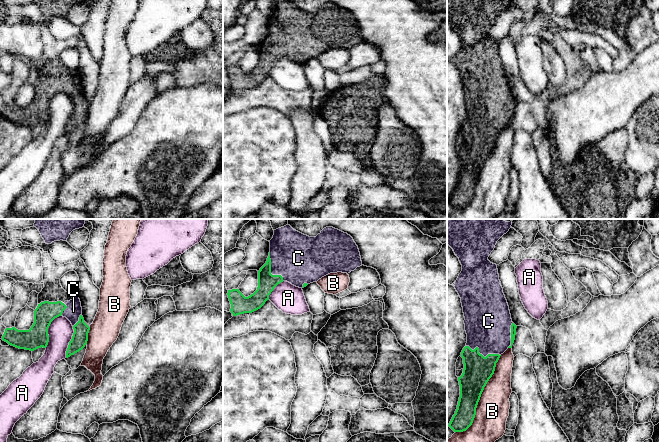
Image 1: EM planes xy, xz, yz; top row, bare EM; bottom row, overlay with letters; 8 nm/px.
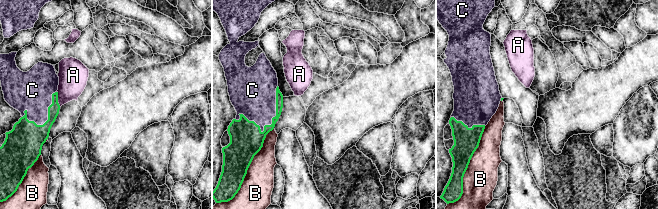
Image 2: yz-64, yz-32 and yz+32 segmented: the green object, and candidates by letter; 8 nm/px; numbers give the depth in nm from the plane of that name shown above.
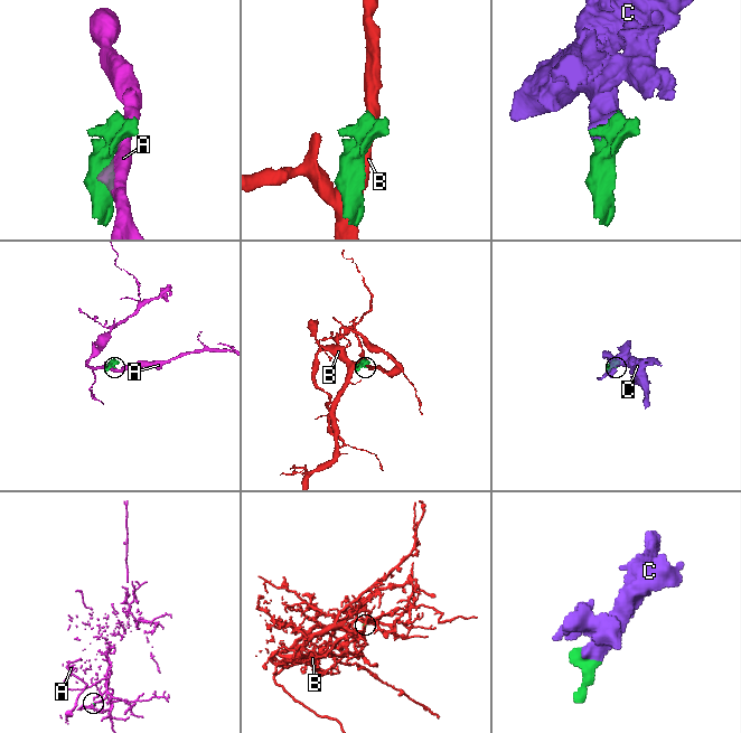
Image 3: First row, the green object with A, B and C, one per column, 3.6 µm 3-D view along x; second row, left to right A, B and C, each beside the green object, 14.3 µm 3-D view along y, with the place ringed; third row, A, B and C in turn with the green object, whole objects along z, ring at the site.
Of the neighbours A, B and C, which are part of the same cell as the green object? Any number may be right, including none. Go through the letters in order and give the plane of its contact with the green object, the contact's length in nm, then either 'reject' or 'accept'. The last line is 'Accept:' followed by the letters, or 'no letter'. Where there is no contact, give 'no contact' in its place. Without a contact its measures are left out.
A: xy | 300 nm | reject
B: yz | 750 nm | reject
C: yz | 300 nm | accept
Accept: C

